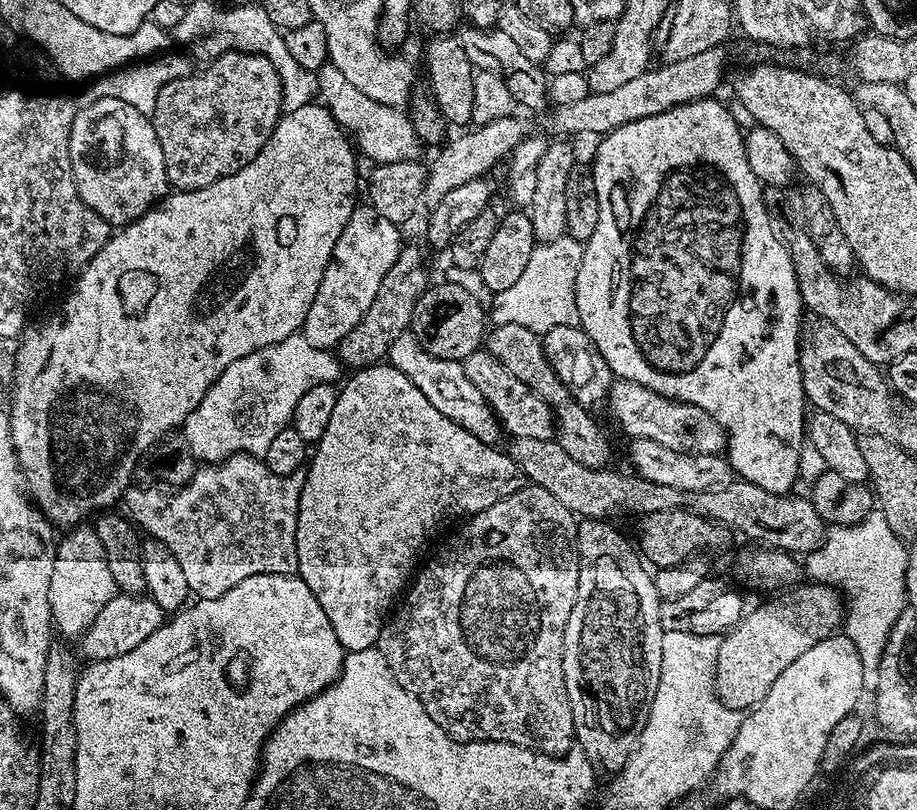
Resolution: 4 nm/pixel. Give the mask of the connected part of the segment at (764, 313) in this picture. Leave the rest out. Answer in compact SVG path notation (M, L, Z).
M707 98L679 105L660 116L622 125L599 142L601 144L596 152L596 161L592 160L590 164L598 205L598 226L593 236L583 245L580 268L575 269L579 327L592 339L592 347L596 349L607 371L611 375L613 372L613 377L648 388L660 397L669 398L673 394L682 403L702 406L705 414L712 416L727 435L726 459L737 477L762 490L777 494L791 493L795 489L792 487L798 484L800 452L806 446L806 399L799 368L802 301L788 252L774 230L770 230L772 216L760 201L762 186L750 170L742 128L736 125L735 118L716 98Z

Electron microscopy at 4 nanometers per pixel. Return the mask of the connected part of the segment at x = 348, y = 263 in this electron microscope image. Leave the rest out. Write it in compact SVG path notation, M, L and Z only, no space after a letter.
M353 207L352 216L332 251L336 264L330 261L326 266L318 294L314 294L314 302L310 302L310 310L304 319L302 334L306 342L321 350L335 349L342 338L358 326L366 310L370 310L370 302L374 302L374 294L378 294L382 278L386 278L390 266L394 266L402 247L398 225L378 214L375 208L363 207Z

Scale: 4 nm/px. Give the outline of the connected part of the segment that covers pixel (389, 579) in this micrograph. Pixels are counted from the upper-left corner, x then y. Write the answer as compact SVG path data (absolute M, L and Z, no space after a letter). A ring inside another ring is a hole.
M388 362L353 371L351 375L343 381L334 412L306 464L307 476L296 515L296 570L310 586L310 594L318 598L318 606L326 610L326 618L330 618L330 626L345 653L364 654L375 645L398 597L417 569L420 551L431 542L432 535L447 520L477 516L488 505L514 494L522 480L511 455L503 456L497 447L484 444L453 422L440 424L451 435L440 436L440 440L428 444L436 452L432 464L416 460L412 448L404 444L404 404L416 404L418 387ZM428 468L436 468L436 472L428 476Z

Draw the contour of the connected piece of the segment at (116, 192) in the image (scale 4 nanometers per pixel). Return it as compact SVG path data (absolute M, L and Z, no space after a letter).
M107 94L101 96L101 100L86 105L81 112L79 109L73 115L68 143L72 177L80 200L95 216L100 217L103 223L109 226L133 224L169 191L166 162L162 158L162 148L155 130L152 129L151 119L125 100L118 99L117 96Z

